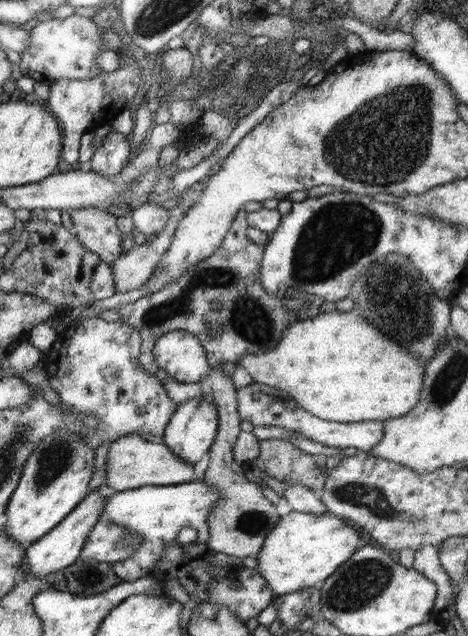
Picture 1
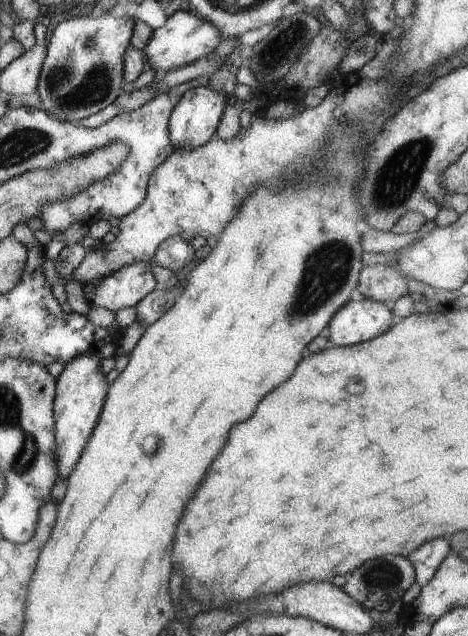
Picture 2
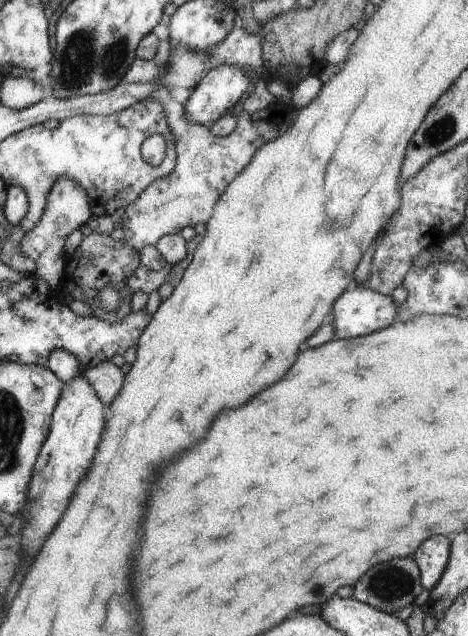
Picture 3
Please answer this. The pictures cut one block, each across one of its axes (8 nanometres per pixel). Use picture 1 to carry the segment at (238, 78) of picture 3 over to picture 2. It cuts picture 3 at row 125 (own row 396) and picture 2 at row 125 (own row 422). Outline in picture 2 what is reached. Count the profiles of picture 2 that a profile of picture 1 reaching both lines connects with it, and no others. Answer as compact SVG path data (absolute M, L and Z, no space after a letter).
M198 87L187 90L173 107L168 125L169 137L176 150L191 151L205 145L217 131L226 102L226 97L214 89Z

